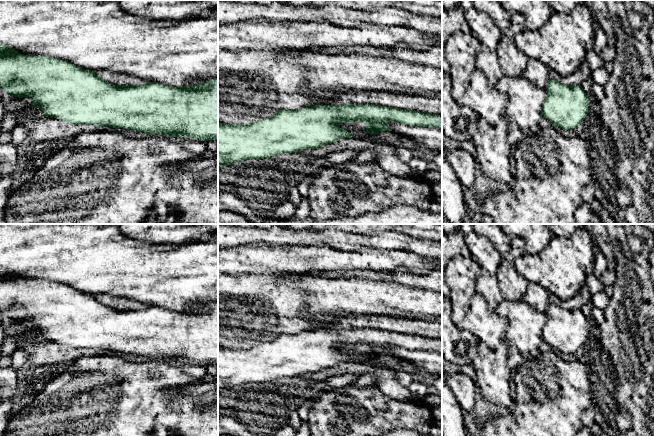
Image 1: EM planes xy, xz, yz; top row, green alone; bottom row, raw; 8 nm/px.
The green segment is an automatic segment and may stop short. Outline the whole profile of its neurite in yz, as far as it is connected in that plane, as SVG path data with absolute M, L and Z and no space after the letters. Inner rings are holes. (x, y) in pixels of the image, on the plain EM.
M549 303L546 312L547 322L543 326L542 340L553 351L574 354L587 340L589 326L580 309L565 309Z

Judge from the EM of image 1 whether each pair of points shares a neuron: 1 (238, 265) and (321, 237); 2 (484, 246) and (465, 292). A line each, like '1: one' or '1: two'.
1: two
2: two

